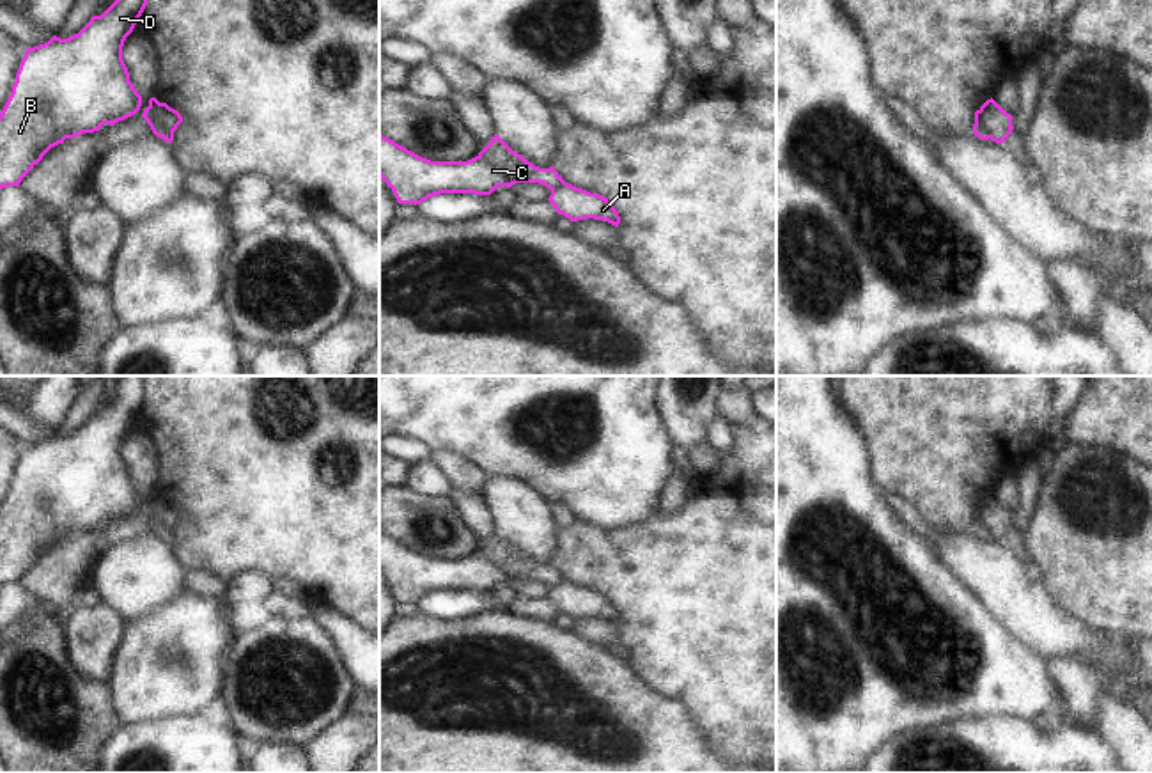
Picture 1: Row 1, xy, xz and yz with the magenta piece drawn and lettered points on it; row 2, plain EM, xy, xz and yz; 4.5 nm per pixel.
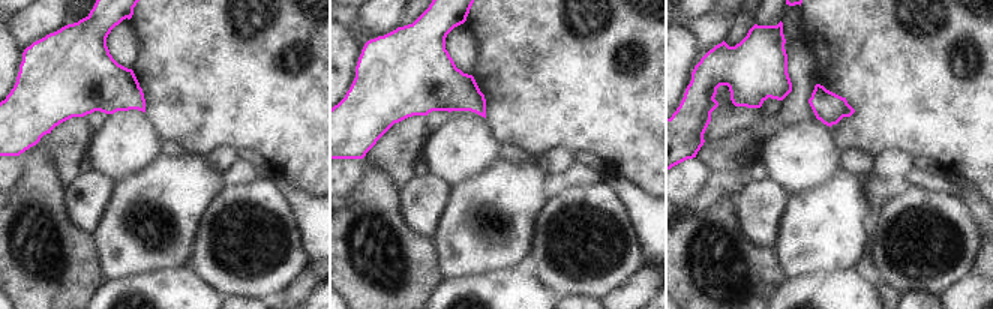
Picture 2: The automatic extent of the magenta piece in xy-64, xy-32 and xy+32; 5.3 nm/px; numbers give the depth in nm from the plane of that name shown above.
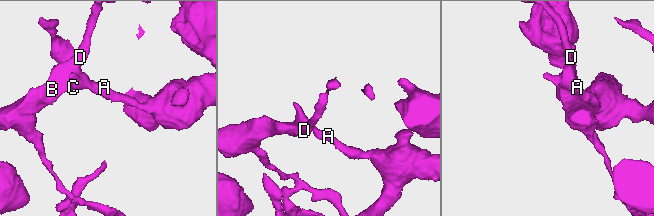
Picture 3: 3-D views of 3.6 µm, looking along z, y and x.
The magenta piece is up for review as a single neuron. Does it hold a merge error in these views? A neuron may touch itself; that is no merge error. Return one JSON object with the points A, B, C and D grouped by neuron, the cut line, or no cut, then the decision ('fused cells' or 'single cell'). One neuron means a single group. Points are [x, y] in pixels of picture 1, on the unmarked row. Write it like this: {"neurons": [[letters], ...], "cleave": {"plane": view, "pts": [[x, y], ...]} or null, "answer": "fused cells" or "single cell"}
{"neurons": [["A"], ["B", "C", "D"]], "cleave": {"plane": "xy", "pts": [[156, 499], [156, 513], [172, 530]]}, "answer": "fused cells"}

